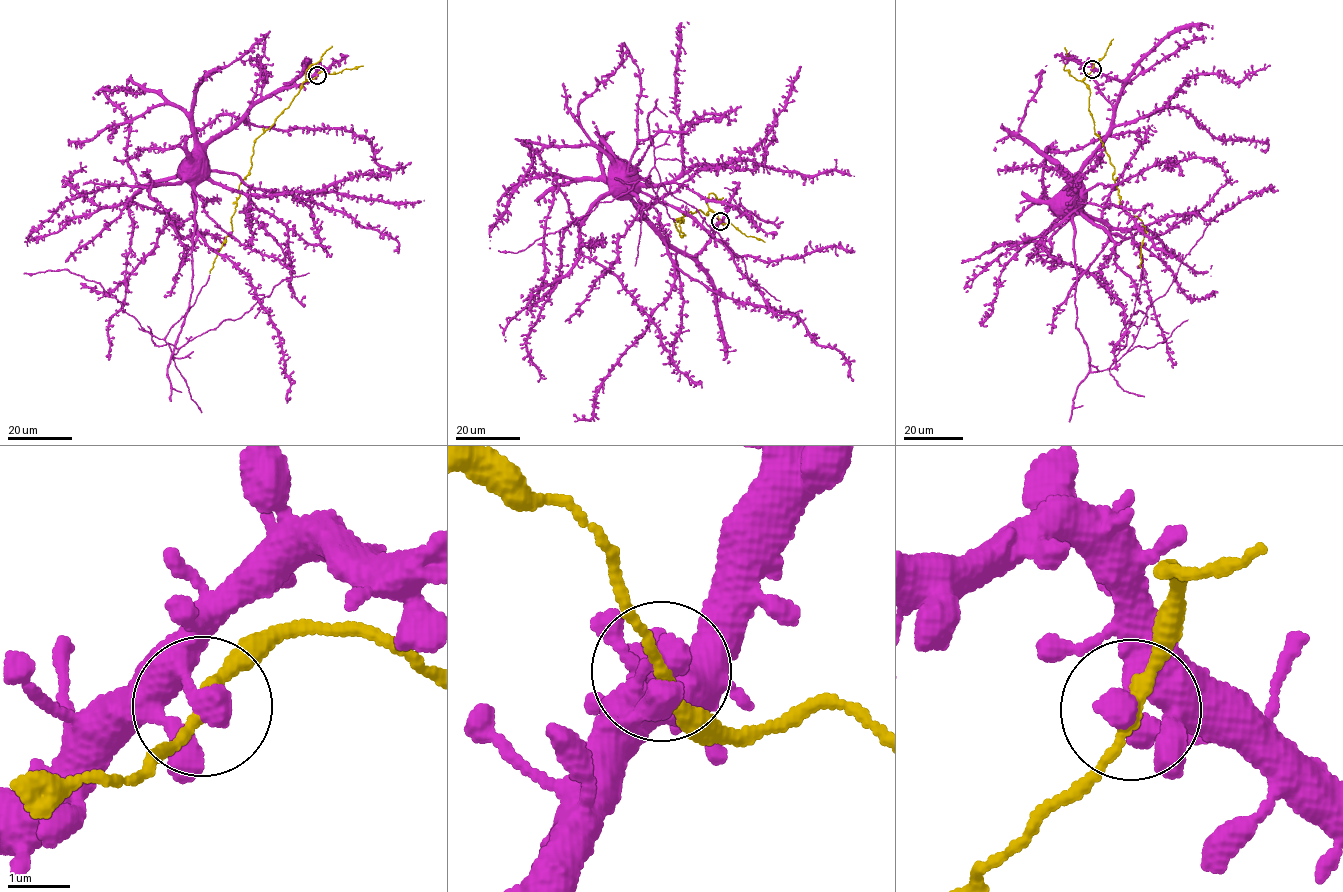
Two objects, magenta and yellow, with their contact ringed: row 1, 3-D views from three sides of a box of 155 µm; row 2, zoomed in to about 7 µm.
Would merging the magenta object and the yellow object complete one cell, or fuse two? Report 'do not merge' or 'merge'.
merge

